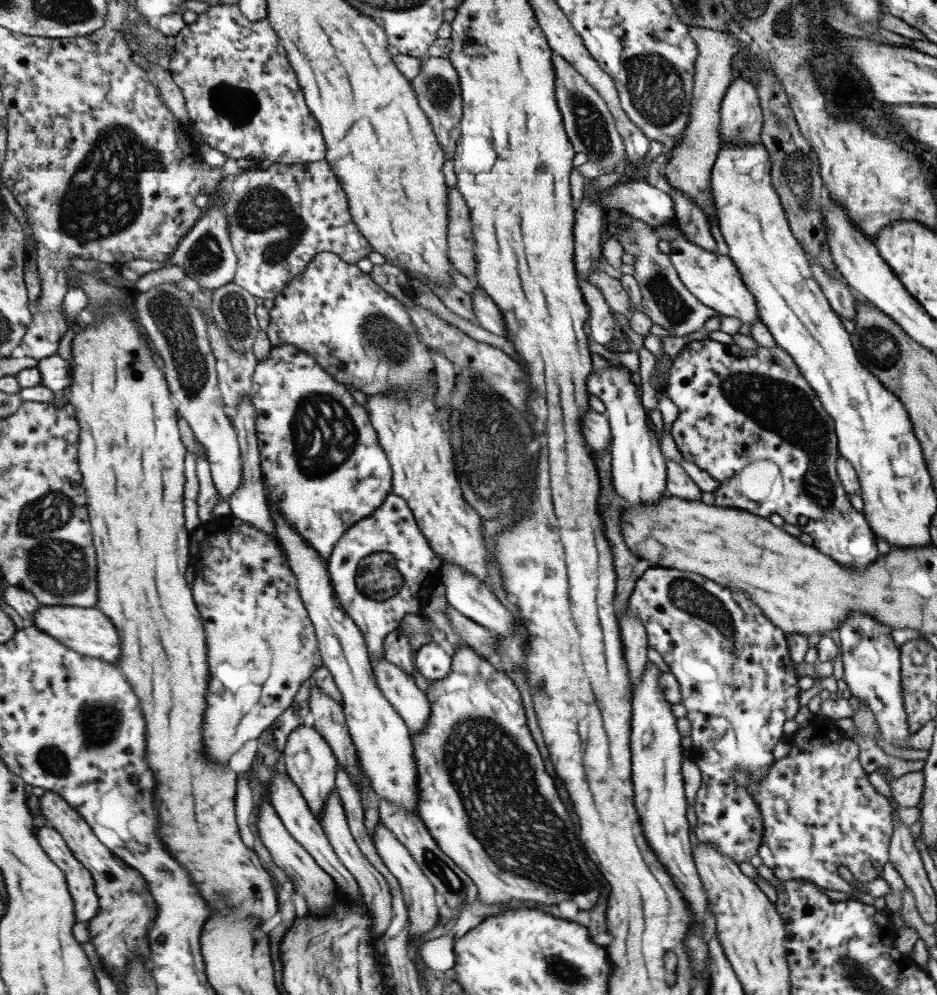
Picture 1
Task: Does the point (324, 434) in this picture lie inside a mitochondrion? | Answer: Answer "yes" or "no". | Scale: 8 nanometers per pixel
yes

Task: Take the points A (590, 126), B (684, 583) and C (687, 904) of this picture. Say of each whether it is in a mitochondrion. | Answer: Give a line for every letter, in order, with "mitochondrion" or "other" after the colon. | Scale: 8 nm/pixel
A: mitochondrion
B: mitochondrion
C: other

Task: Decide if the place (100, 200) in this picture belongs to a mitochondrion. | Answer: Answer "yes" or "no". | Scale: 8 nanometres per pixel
yes

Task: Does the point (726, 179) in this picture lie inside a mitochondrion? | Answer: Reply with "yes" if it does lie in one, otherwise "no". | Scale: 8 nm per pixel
no

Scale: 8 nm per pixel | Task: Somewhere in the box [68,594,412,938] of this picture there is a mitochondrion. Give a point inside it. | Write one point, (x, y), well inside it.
(99, 721)

